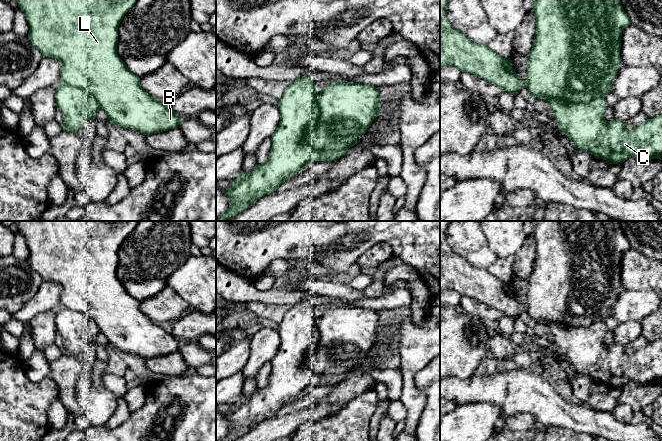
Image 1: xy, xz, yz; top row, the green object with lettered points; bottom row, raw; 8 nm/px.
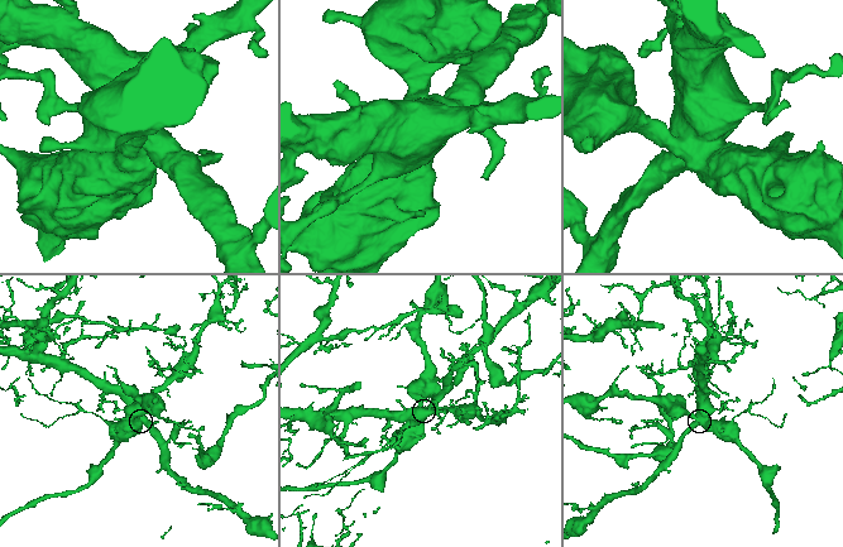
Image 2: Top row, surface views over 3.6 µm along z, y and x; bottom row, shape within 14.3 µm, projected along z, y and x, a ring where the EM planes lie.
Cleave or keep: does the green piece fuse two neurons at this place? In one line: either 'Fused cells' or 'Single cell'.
Fused cells

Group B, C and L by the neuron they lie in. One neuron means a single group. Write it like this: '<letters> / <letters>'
B L / C

